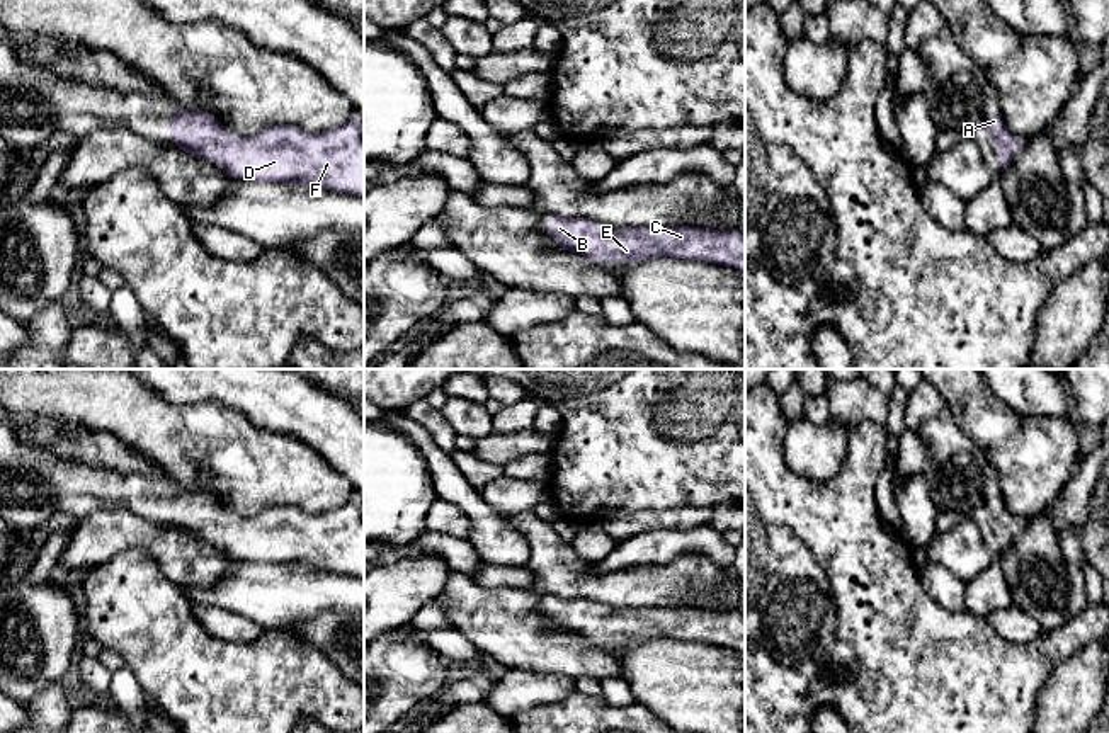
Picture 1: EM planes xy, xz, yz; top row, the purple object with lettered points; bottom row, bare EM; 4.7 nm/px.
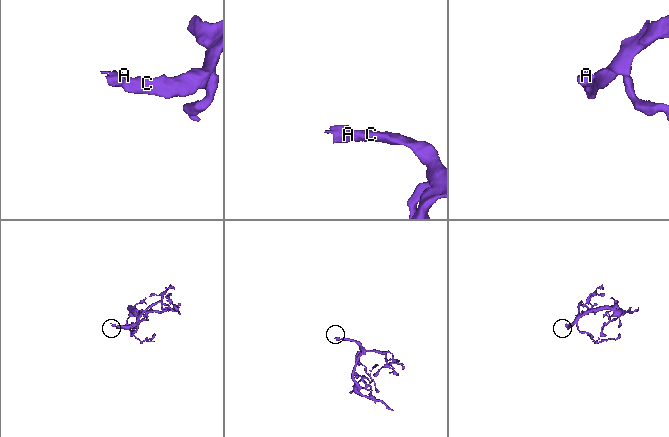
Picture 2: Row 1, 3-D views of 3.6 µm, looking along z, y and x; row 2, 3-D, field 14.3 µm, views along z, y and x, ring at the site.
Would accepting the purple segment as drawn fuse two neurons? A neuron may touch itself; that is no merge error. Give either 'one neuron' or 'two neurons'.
one neuron

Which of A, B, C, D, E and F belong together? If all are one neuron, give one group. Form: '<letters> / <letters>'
A B C D E F

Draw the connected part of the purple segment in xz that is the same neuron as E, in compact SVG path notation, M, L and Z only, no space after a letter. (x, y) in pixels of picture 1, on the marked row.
M549 216L551 238L568 252L602 265L607 259L634 262L648 259L706 260L745 272L745 235L738 228L638 226L602 240L594 219Z

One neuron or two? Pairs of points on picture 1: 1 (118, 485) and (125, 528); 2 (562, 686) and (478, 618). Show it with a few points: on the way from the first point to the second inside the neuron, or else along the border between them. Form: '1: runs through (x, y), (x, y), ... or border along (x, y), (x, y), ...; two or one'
1: border along (121, 507), (104, 507), (85, 516); two
2: border along (509, 667), (558, 672), (575, 681); two

